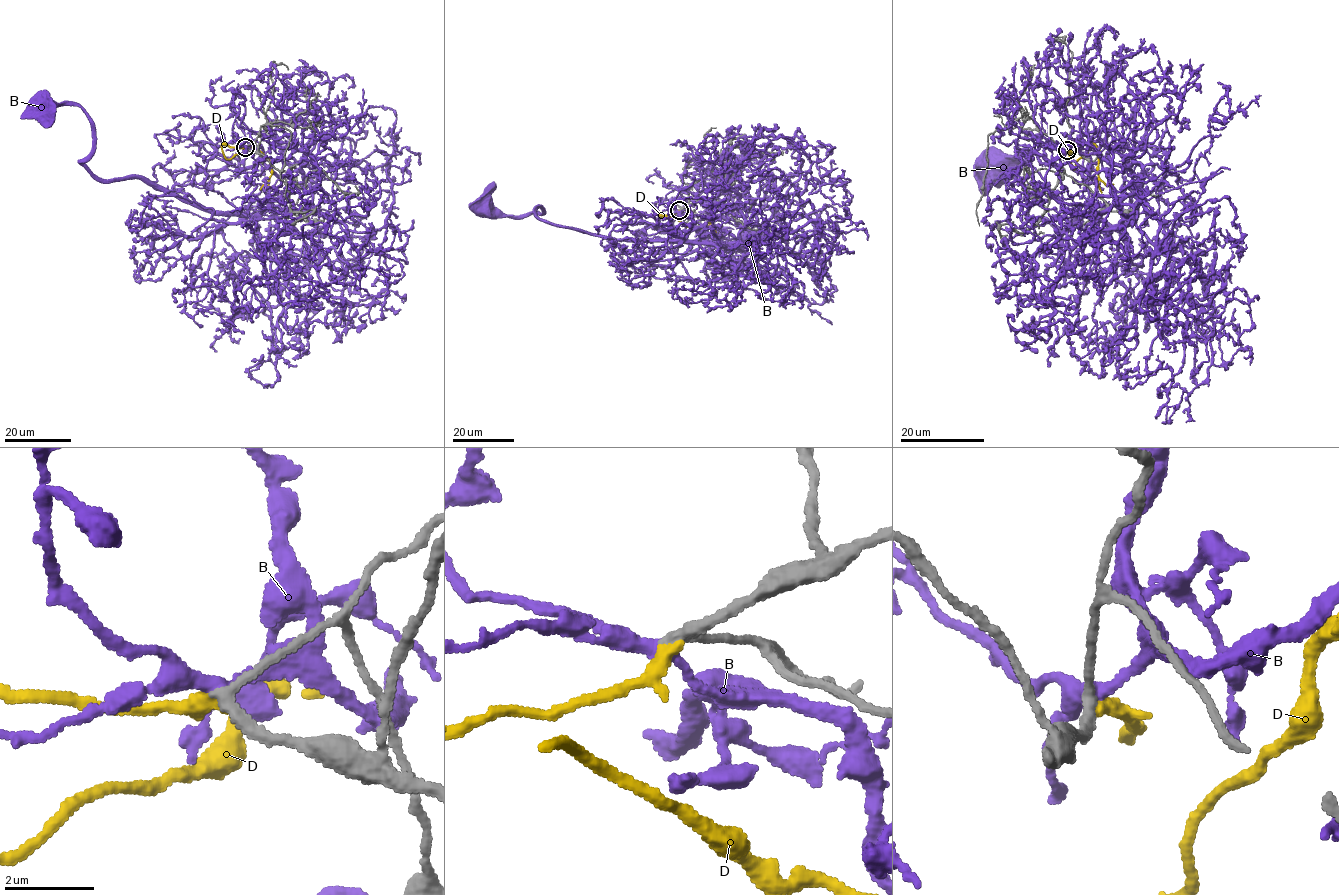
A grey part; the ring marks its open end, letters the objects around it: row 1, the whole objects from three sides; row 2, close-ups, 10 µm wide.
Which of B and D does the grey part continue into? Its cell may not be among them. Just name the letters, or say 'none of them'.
D

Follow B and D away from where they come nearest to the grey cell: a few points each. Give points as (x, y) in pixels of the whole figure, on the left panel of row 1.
B: (246, 147), (296, 187), (255, 214), (207, 211), (139, 178), (91, 175), (81, 161), (89, 116), (37, 106)
D: (246, 147), (222, 144), (221, 151), (231, 159), (248, 147), (258, 149), (269, 162), (270, 187)

